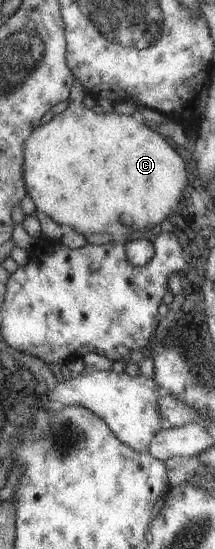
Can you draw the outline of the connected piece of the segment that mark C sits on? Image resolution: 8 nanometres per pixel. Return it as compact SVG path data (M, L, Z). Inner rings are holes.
M76 78L73 80L73 84L75 84L75 88L71 88L71 100L69 100L67 108L63 112L54 115L49 122L45 122L43 125L39 124L39 127L35 128L34 132L31 132L30 137L25 141L22 179L25 182L25 186L27 186L27 190L29 190L29 196L35 205L35 209L49 217L57 225L65 225L83 236L87 233L110 234L114 239L118 239L124 235L131 235L135 231L159 225L159 222L165 216L169 216L179 206L179 202L183 198L183 190L185 190L185 184L187 184L187 172L183 168L183 160L163 140L163 136L153 132L153 130L149 130L147 126L135 122L131 116L119 115L115 114L115 112L95 114L93 110L89 109L87 94Z

